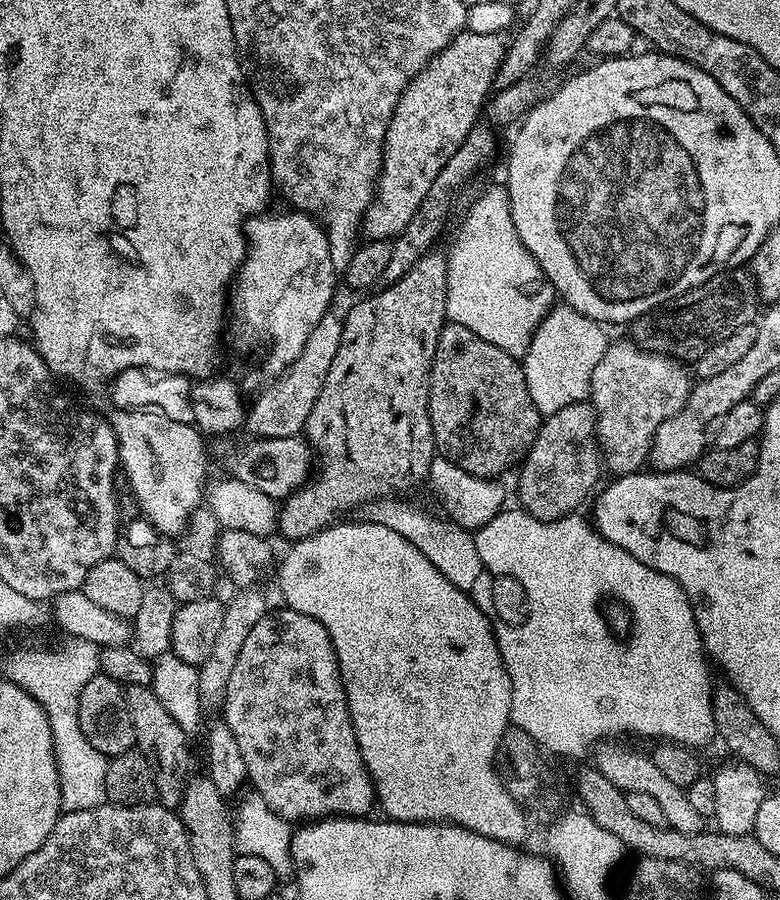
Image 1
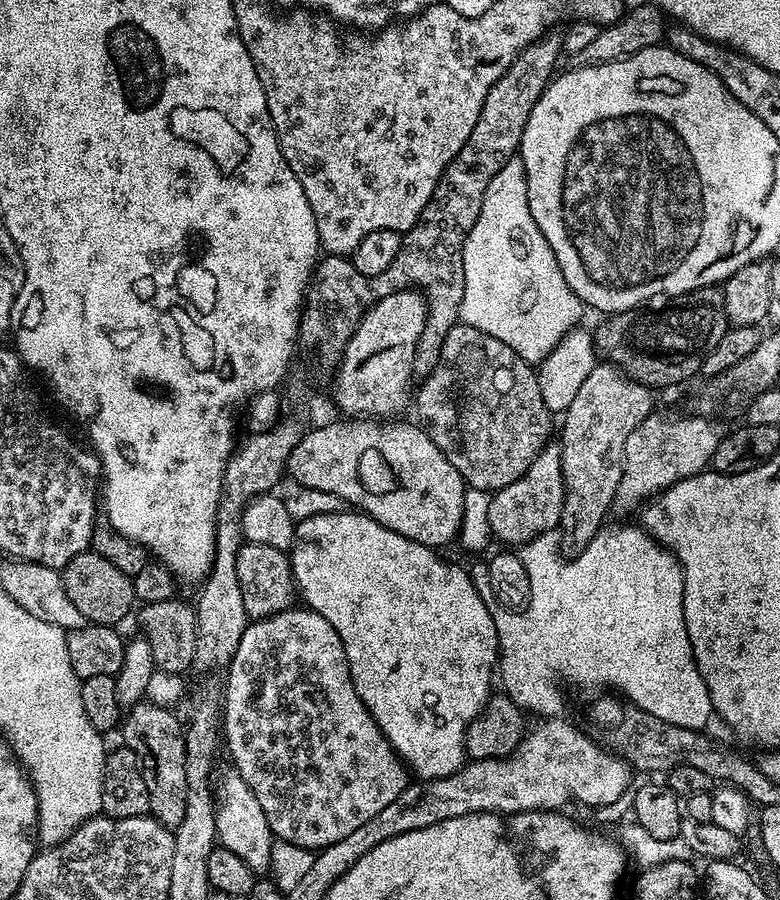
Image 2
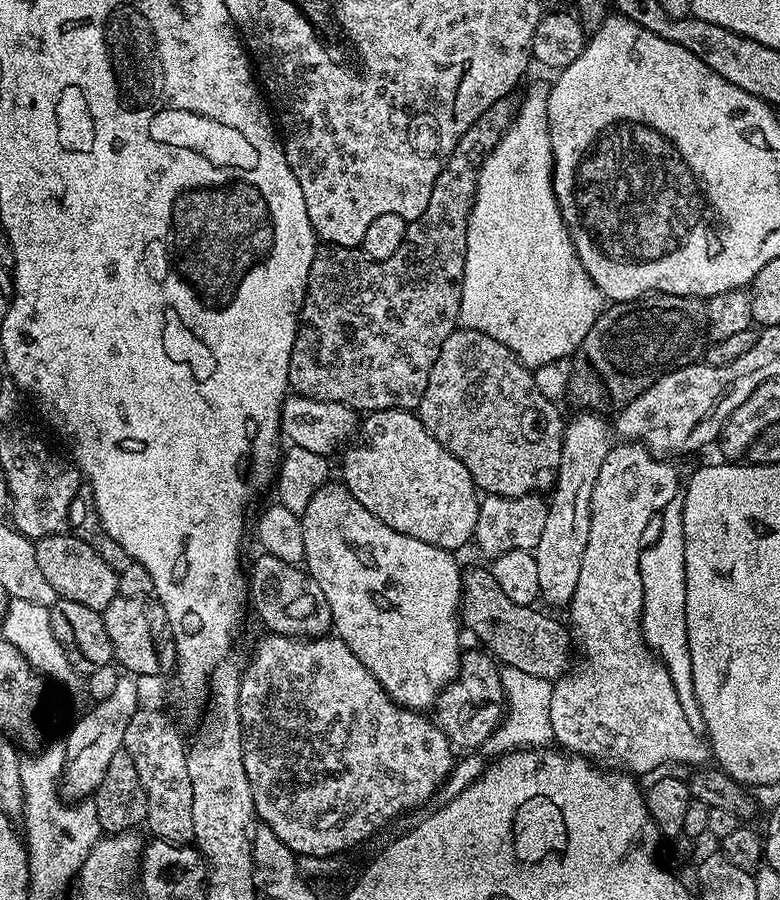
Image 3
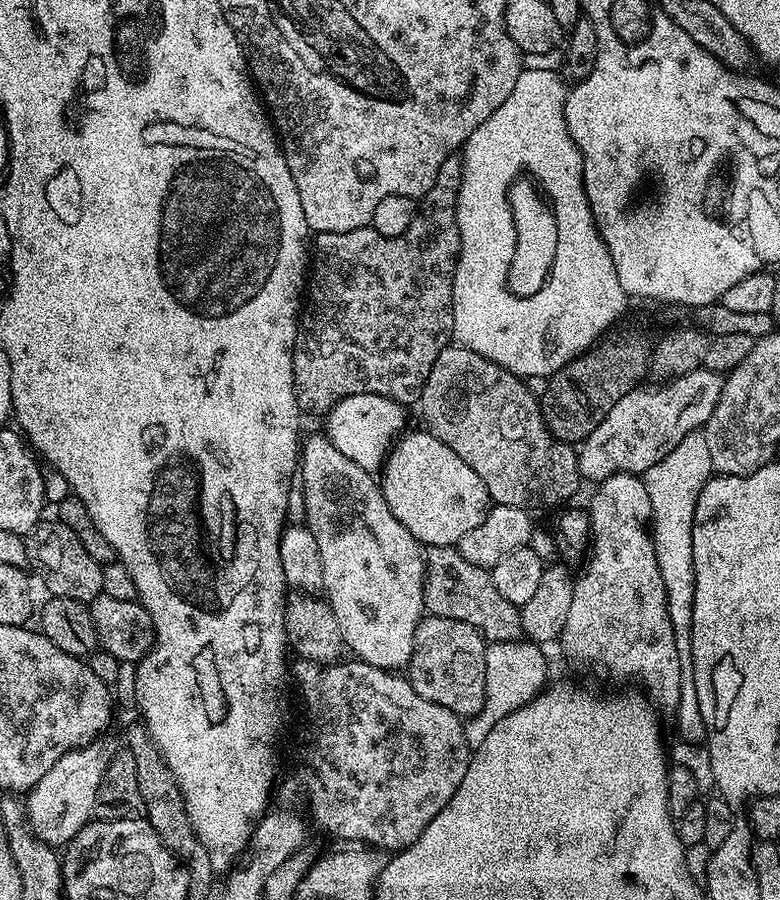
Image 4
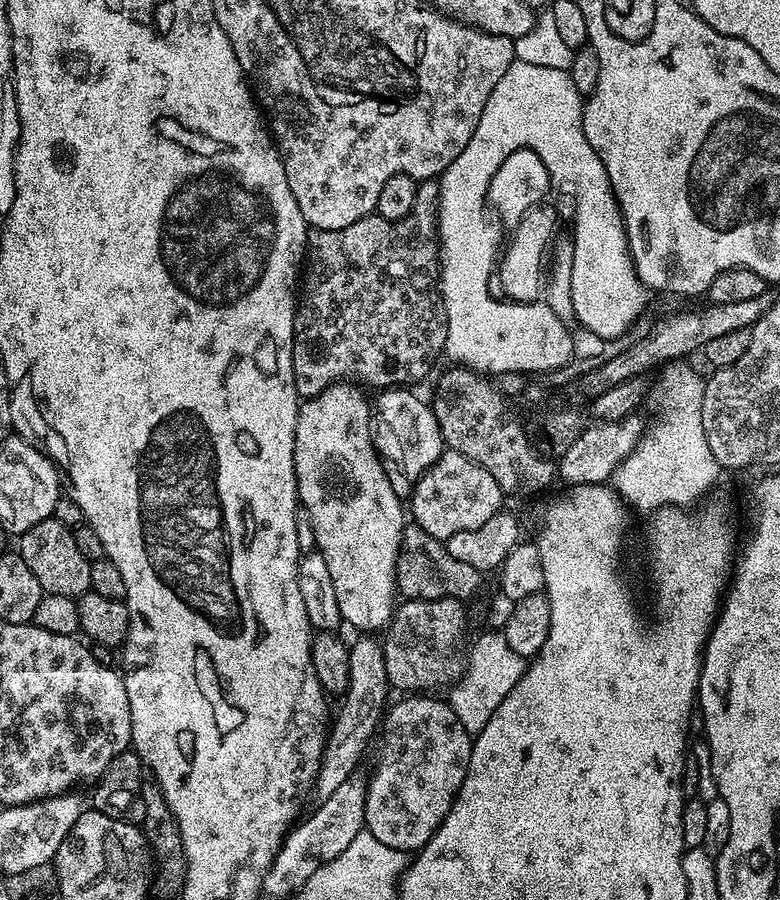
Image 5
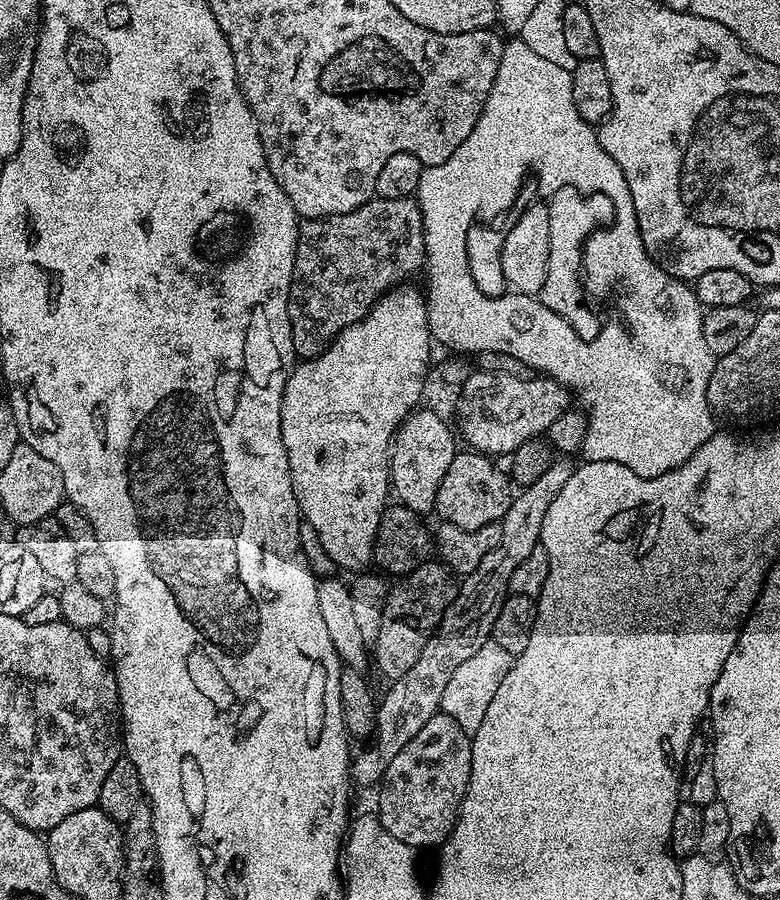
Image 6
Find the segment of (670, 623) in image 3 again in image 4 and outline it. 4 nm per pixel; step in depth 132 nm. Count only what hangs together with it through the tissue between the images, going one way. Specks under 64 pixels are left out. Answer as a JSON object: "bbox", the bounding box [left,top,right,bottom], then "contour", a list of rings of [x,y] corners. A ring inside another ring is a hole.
{"bbox":[642,431,714,744],"contour":[[[703,431],[691,432],[686,434],[686,438],[682,438],[682,442],[678,442],[678,446],[674,446],[674,450],[670,450],[670,454],[666,454],[666,458],[662,458],[662,462],[658,462],[654,466],[650,466],[650,470],[643,473],[642,479],[646,486],[646,494],[650,494],[650,506],[652,507],[651,527],[654,529],[654,543],[656,545],[656,557],[658,558],[658,570],[662,574],[662,582],[666,586],[666,598],[668,599],[668,613],[670,614],[670,622],[674,626],[674,642],[678,646],[678,658],[680,659],[680,673],[682,674],[682,682],[680,683],[680,701],[674,710],[676,716],[676,728],[680,731],[678,734],[680,740],[685,740],[691,744],[704,744],[708,731],[706,730],[706,722],[700,713],[698,706],[698,686],[694,686],[694,666],[692,665],[692,619],[694,618],[694,582],[696,575],[694,574],[694,546],[692,545],[692,523],[694,522],[694,506],[698,502],[698,494],[702,494],[702,486],[706,486],[706,482],[712,479],[714,475],[712,463],[710,462],[710,449],[706,447],[706,438]]]}

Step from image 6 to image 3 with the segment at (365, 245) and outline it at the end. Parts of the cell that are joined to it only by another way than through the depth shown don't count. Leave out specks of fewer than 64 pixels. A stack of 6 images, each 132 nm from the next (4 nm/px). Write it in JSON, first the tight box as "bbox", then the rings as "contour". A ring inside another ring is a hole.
{"bbox":[288,98,517,414],"contour":[[[512,98],[494,102],[494,106],[458,138],[458,146],[454,146],[438,174],[438,182],[434,182],[426,210],[409,223],[402,246],[398,246],[390,258],[369,263],[362,258],[360,248],[343,248],[337,244],[317,247],[290,354],[288,387],[295,395],[345,404],[360,414],[391,408],[419,409],[422,394],[426,394],[426,382],[430,382],[430,370],[434,370],[434,362],[438,362],[438,350],[442,350],[442,342],[446,342],[460,324],[466,230],[480,167],[512,125],[517,107],[517,101]]]}

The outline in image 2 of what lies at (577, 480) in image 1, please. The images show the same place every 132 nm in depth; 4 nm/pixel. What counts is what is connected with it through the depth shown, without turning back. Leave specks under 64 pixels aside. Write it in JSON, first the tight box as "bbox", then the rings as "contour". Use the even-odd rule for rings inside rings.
{"bbox":[489,442,564,545],"contour":[[[556,442],[545,444],[538,458],[534,458],[534,462],[526,470],[526,474],[522,474],[522,478],[491,493],[489,530],[497,541],[500,539],[504,543],[501,545],[529,544],[535,536],[560,528],[560,519],[564,513],[564,475],[560,447]]]}

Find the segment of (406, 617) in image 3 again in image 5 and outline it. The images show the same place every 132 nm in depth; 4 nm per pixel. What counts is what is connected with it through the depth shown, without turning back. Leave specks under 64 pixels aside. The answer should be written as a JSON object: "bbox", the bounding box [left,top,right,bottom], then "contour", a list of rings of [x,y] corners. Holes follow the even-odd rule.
{"bbox":[294,382,406,634],"contour":[[[341,382],[329,386],[321,396],[301,403],[294,434],[294,470],[298,504],[309,511],[316,539],[315,551],[326,558],[341,621],[361,628],[361,633],[376,634],[379,628],[384,630],[391,625],[398,607],[396,563],[406,527],[406,508],[400,505],[402,497],[394,494],[394,486],[390,486],[390,478],[386,478],[386,470],[376,452],[370,400],[364,397],[363,391],[365,389],[355,383]]]}

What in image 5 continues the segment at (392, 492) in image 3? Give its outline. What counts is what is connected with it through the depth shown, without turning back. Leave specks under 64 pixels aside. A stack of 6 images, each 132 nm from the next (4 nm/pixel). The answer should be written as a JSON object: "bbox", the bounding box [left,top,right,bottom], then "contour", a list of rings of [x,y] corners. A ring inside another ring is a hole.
{"bbox":[410,450,506,542],"contour":[[[445,450],[438,458],[438,462],[434,462],[431,470],[412,489],[410,516],[416,526],[426,530],[434,538],[447,542],[454,534],[462,534],[462,530],[475,530],[476,527],[482,526],[482,522],[487,522],[489,518],[494,518],[494,514],[501,511],[503,504],[500,503],[503,500],[506,500],[506,493],[500,489],[498,482],[494,482],[494,477],[490,474],[490,470],[478,466],[470,458],[466,458],[462,454]]]}

